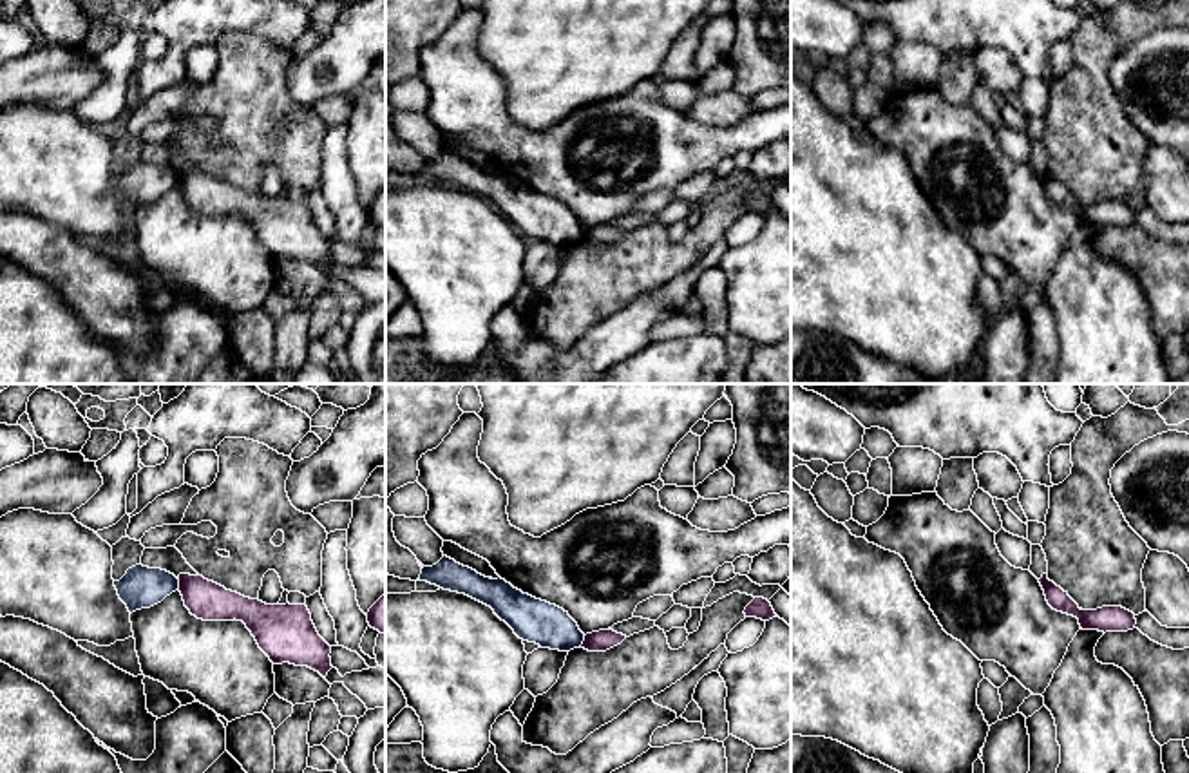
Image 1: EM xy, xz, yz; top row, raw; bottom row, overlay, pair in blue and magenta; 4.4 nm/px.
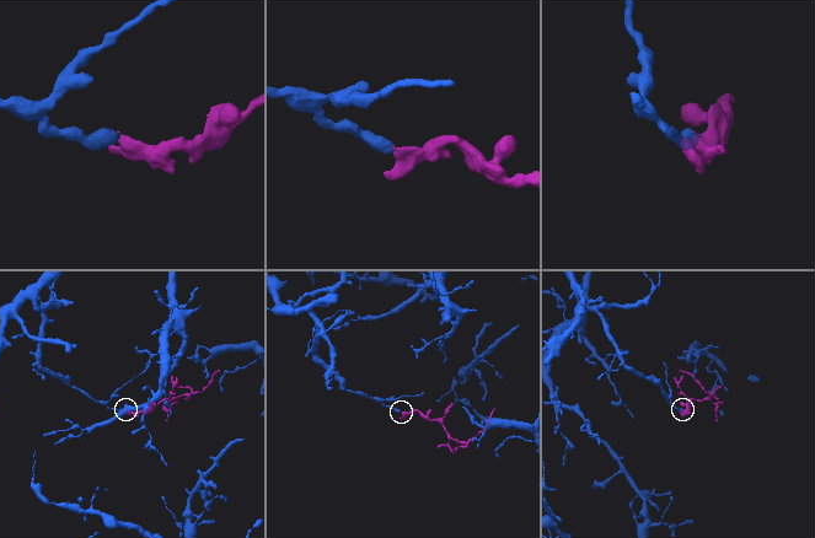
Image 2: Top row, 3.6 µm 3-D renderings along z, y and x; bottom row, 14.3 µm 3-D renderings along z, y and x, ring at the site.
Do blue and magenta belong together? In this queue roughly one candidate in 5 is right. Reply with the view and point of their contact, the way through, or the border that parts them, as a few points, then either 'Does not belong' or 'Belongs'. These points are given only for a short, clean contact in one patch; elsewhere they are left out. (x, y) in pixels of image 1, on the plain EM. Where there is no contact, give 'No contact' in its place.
Touches blue at xy (178, 180). Boundary: xy (180, 174), (176, 183). Does not belong

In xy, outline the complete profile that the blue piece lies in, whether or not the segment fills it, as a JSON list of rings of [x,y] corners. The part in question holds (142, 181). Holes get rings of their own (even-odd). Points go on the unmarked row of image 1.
[[[141,157],[128,163],[127,168],[114,176],[119,194],[128,206],[150,203],[179,183],[179,174],[161,163],[148,163]]]

